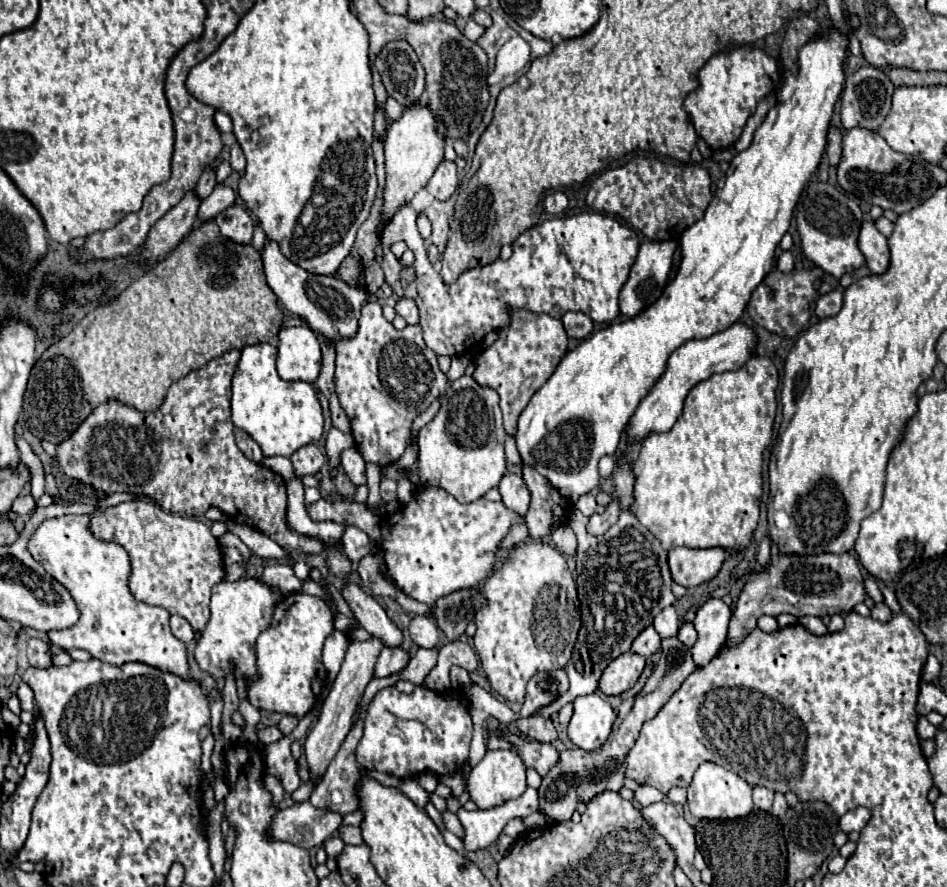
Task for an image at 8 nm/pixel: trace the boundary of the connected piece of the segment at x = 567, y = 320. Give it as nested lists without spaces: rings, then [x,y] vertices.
[[[566,312],[562,316],[562,324],[564,324],[566,334],[574,340],[588,338],[592,334],[592,328],[594,328],[594,322],[582,312]]]

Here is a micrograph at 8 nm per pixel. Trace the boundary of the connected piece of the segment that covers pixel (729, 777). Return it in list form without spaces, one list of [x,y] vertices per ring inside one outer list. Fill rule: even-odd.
[[[704,762],[698,766],[694,780],[688,788],[688,808],[696,818],[742,818],[752,812],[752,786],[736,776],[734,772],[714,764]]]

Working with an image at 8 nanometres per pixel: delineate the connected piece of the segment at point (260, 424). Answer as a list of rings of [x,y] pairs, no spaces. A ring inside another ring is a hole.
[[[268,342],[242,348],[242,356],[232,378],[232,422],[258,442],[264,456],[290,458],[298,448],[322,438],[324,416],[312,384],[286,382],[278,376],[274,360],[276,352],[276,346]]]

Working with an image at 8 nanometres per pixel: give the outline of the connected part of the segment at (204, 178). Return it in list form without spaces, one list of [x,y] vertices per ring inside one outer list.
[[[206,170],[202,176],[200,176],[200,180],[198,180],[198,184],[194,186],[196,190],[196,196],[200,198],[200,200],[204,200],[204,198],[208,198],[210,196],[210,192],[214,190],[214,186],[216,186],[216,178],[214,178],[214,170]]]

